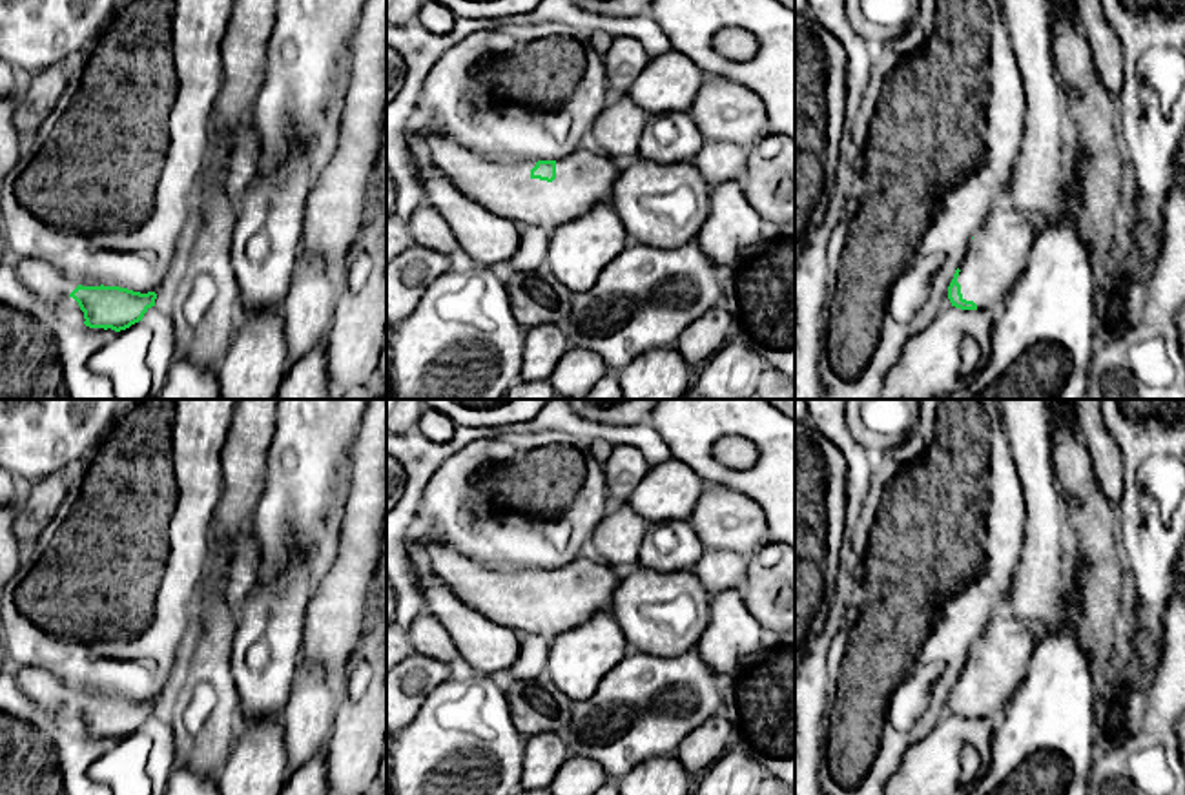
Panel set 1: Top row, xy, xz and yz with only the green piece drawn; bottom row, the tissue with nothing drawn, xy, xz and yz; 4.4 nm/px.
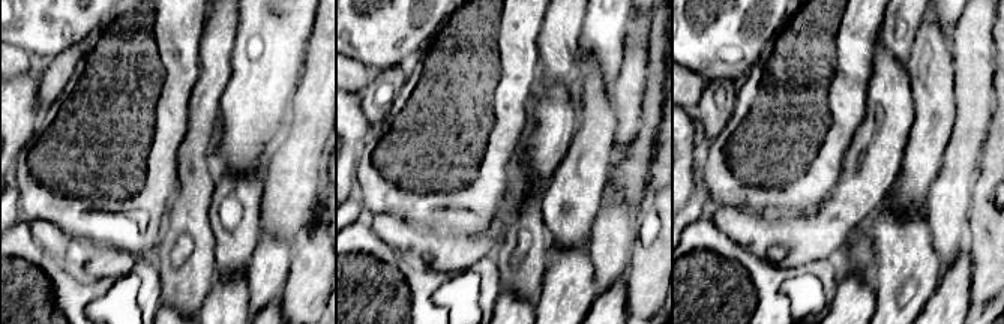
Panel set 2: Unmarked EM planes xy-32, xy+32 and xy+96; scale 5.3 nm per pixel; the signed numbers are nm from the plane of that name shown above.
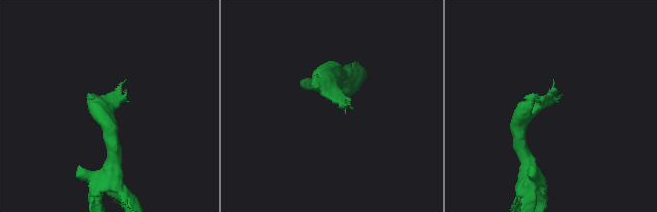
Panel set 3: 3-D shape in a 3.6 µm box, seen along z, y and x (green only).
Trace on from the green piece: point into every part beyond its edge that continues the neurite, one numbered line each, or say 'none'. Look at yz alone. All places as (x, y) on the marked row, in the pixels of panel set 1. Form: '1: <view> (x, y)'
1: yz (996, 258)

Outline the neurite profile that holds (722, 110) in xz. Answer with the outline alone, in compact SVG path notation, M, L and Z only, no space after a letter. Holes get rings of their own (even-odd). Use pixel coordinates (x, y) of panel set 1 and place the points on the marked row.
M706 77L689 117L706 140L753 150L769 135L764 102L753 91L722 77Z

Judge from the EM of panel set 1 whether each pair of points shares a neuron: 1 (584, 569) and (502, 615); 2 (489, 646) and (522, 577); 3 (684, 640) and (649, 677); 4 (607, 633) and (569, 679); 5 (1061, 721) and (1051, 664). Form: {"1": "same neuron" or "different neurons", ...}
{"1": "same neuron", "2": "different neurons", "3": "different neurons", "4": "same neuron", "5": "same neuron"}

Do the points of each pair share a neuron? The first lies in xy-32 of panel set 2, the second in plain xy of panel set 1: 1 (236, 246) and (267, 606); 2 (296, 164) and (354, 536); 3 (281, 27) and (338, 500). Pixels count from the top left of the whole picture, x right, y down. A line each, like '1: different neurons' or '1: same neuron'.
1: same neuron
2: same neuron
3: different neurons

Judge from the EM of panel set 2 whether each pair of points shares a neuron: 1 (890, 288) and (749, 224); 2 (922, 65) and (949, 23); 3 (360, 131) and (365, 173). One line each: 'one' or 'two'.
1: two
2: two
3: two

